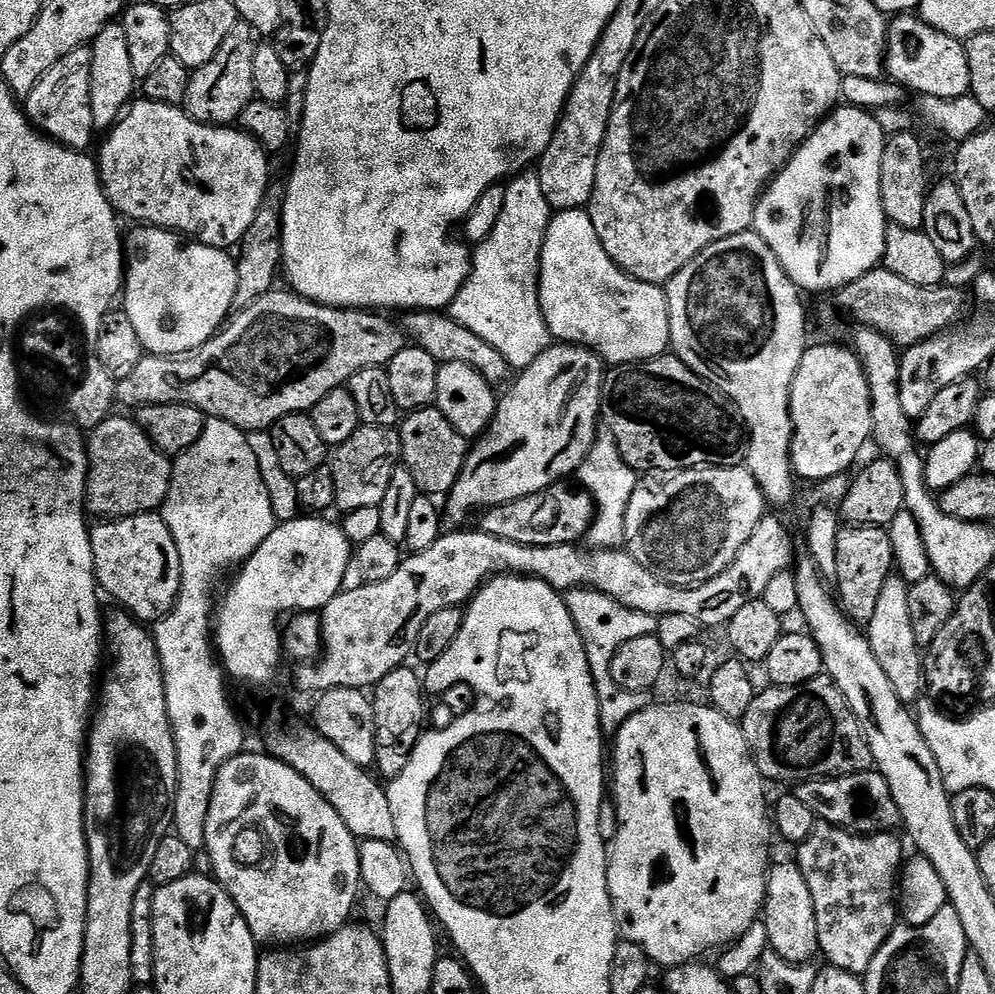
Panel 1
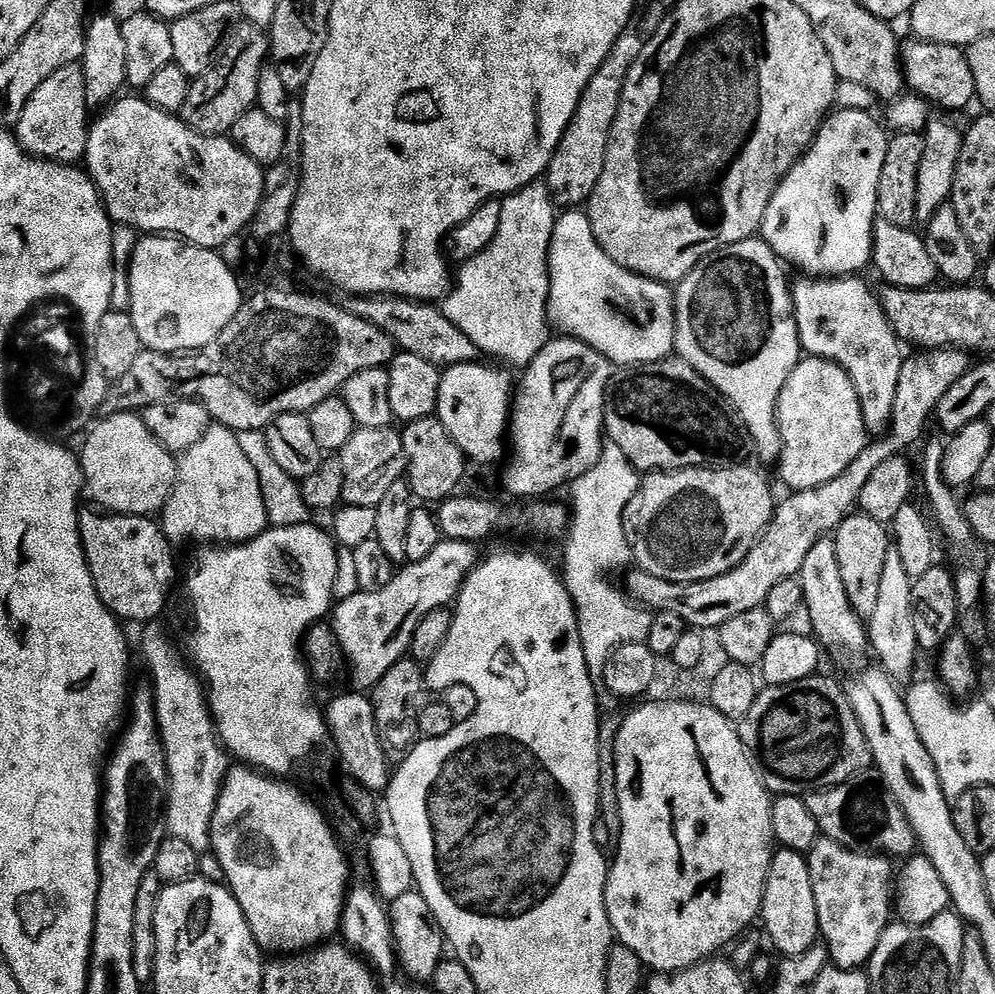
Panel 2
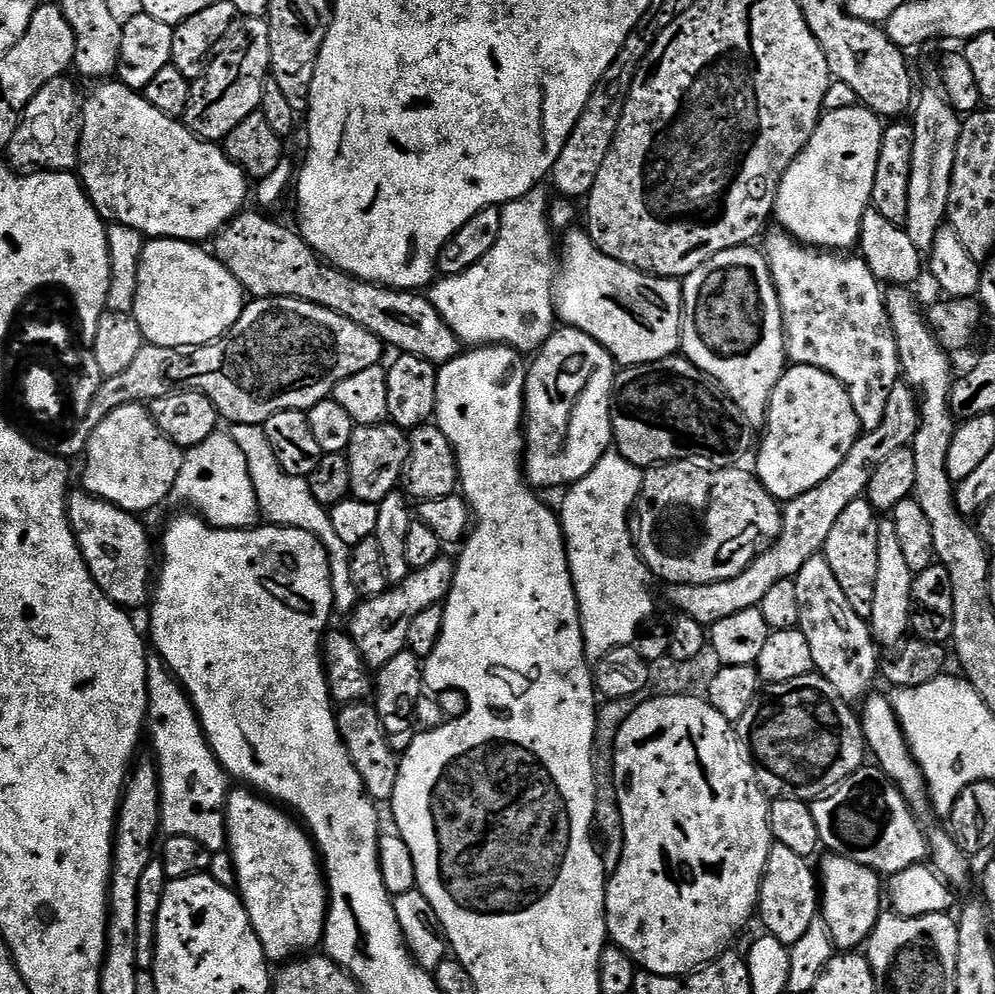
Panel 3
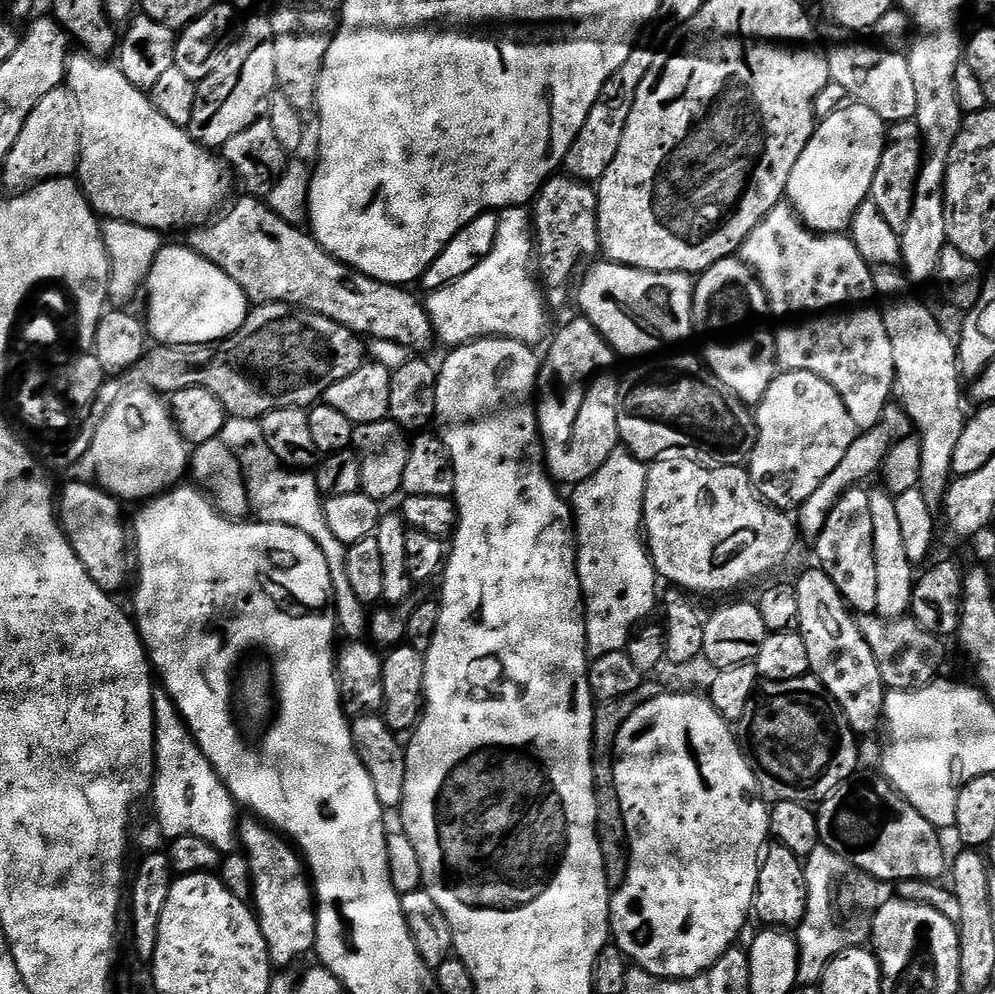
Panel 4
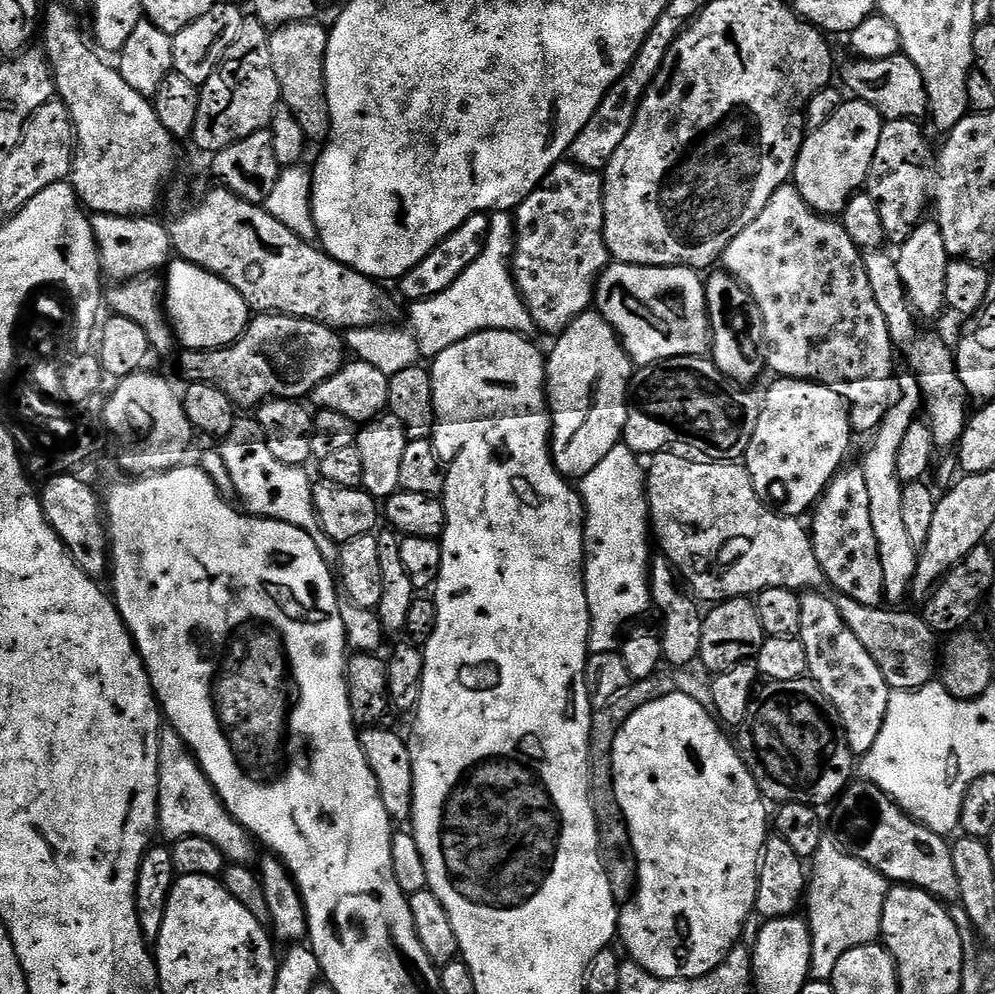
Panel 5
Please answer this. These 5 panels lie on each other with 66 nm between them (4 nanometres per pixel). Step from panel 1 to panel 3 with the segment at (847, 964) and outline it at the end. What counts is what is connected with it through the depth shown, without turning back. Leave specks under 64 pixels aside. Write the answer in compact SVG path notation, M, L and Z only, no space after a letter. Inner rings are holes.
M825 855L825 860L818 864L818 912L828 927L827 939L837 944L840 950L856 950L867 945L874 926L880 921L882 911L882 880L873 870L850 862L850 858Z

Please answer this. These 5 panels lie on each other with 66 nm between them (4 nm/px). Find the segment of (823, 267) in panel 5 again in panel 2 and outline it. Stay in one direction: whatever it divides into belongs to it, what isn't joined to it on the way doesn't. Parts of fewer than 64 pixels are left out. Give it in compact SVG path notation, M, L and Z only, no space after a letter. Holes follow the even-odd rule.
M859 275L834 276L831 278L800 278L791 285L792 309L798 326L800 347L808 356L817 356L823 360L834 362L846 370L846 374L854 382L858 390L858 398L862 406L864 424L873 437L879 438L888 430L894 410L894 393L898 390L898 374L902 374L902 366L906 359L902 341L896 335L880 297Z

